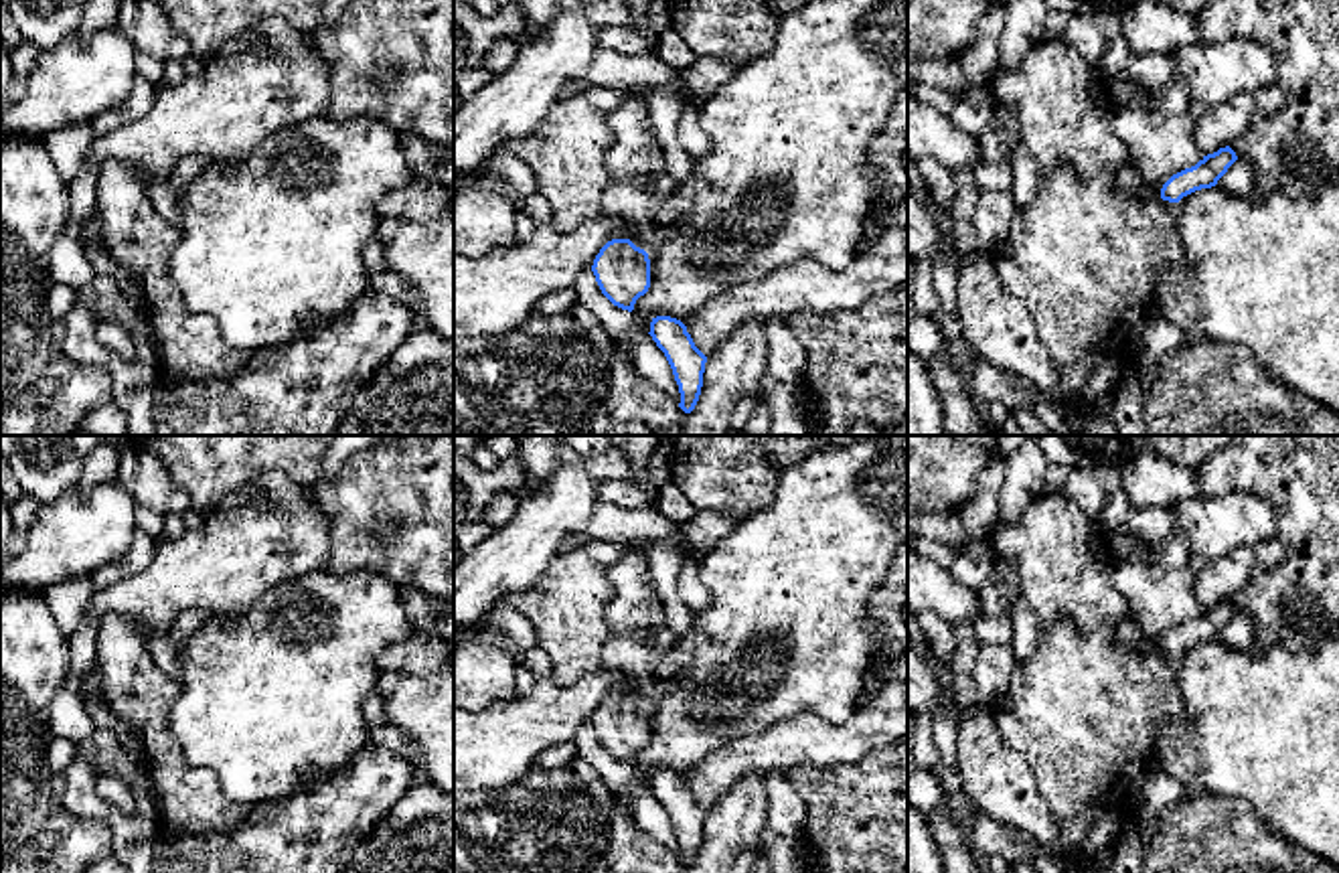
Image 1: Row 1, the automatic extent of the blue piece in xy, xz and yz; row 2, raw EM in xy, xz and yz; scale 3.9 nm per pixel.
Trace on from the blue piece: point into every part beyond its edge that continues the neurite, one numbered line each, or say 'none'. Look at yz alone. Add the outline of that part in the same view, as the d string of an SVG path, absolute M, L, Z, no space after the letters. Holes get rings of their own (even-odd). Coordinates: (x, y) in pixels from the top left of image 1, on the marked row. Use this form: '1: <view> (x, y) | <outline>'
1: yz (1129, 181) | M1130 160L1122 162L1120 172L1116 176L1116 188L1128 196L1136 196L1138 201L1163 201L1161 192L1151 190Z

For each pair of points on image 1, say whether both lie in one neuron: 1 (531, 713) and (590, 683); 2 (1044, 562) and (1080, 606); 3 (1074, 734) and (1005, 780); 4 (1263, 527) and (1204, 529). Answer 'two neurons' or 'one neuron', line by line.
1: one neuron
2: one neuron
3: two neurons
4: one neuron

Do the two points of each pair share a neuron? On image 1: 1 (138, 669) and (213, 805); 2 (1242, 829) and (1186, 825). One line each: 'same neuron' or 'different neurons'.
1: same neuron
2: same neuron

